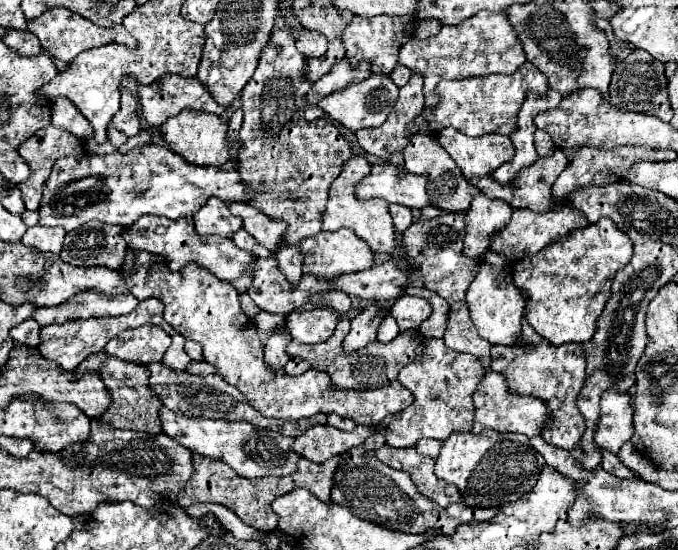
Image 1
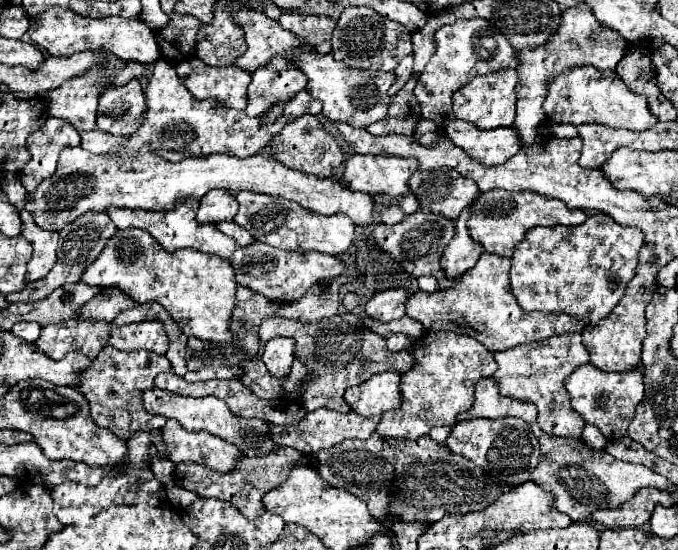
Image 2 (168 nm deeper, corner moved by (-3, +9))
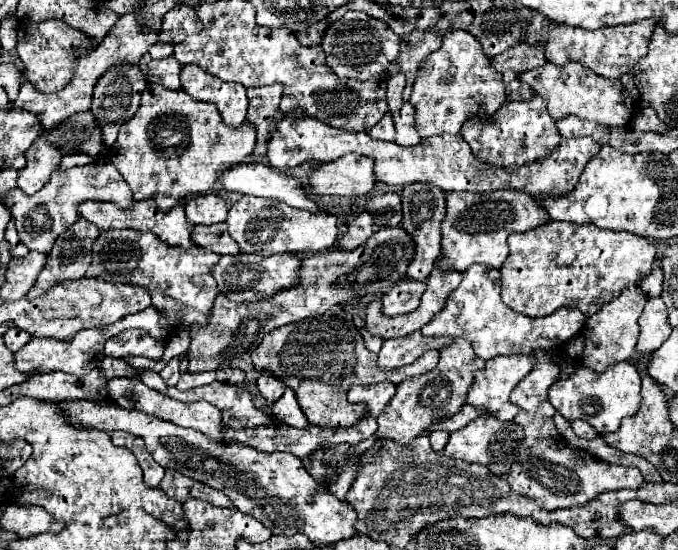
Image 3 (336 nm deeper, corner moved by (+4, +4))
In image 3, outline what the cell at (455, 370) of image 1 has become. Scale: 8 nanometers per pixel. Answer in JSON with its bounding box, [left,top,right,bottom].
[376,339,486,445]

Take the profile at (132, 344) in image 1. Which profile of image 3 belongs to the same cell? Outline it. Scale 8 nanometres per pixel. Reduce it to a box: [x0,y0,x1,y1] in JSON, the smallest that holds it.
[104,329,164,361]

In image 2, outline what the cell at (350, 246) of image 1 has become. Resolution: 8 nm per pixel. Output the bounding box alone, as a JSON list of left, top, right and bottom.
[233,192,355,256]

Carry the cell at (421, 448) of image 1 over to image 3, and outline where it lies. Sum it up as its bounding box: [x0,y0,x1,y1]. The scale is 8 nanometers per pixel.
[430,431,450,451]

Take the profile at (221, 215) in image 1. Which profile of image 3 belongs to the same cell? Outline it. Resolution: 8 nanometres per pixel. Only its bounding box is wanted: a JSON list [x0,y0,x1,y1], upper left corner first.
[184,193,228,225]

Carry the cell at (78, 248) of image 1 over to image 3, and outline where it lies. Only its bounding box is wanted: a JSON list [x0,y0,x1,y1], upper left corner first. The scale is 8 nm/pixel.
[26,217,100,299]

